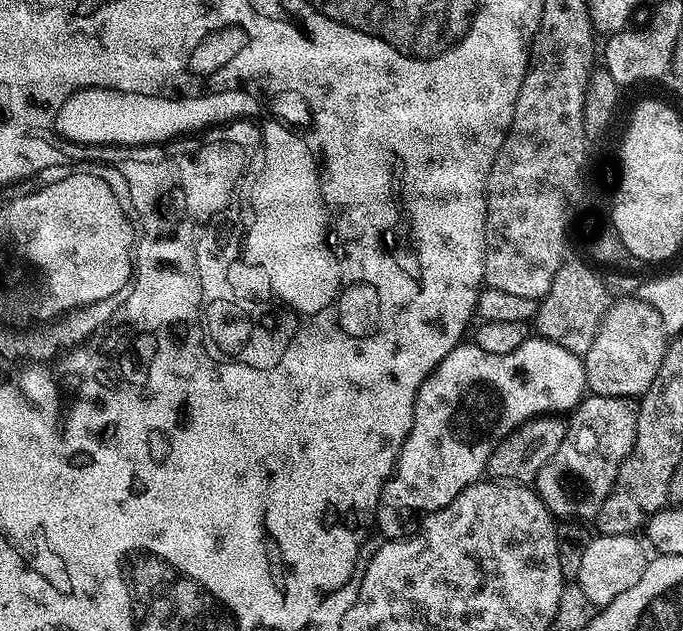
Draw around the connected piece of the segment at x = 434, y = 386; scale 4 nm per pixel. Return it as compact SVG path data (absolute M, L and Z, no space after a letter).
M529 338L510 354L486 354L475 342L457 344L424 379L416 395L410 434L398 454L392 475L384 484L376 511L375 527L378 532L380 528L381 537L399 540L406 532L404 519L411 512L436 512L454 502L466 486L485 475L490 454L502 438L534 416L571 413L584 399L587 386L583 359L549 340Z

